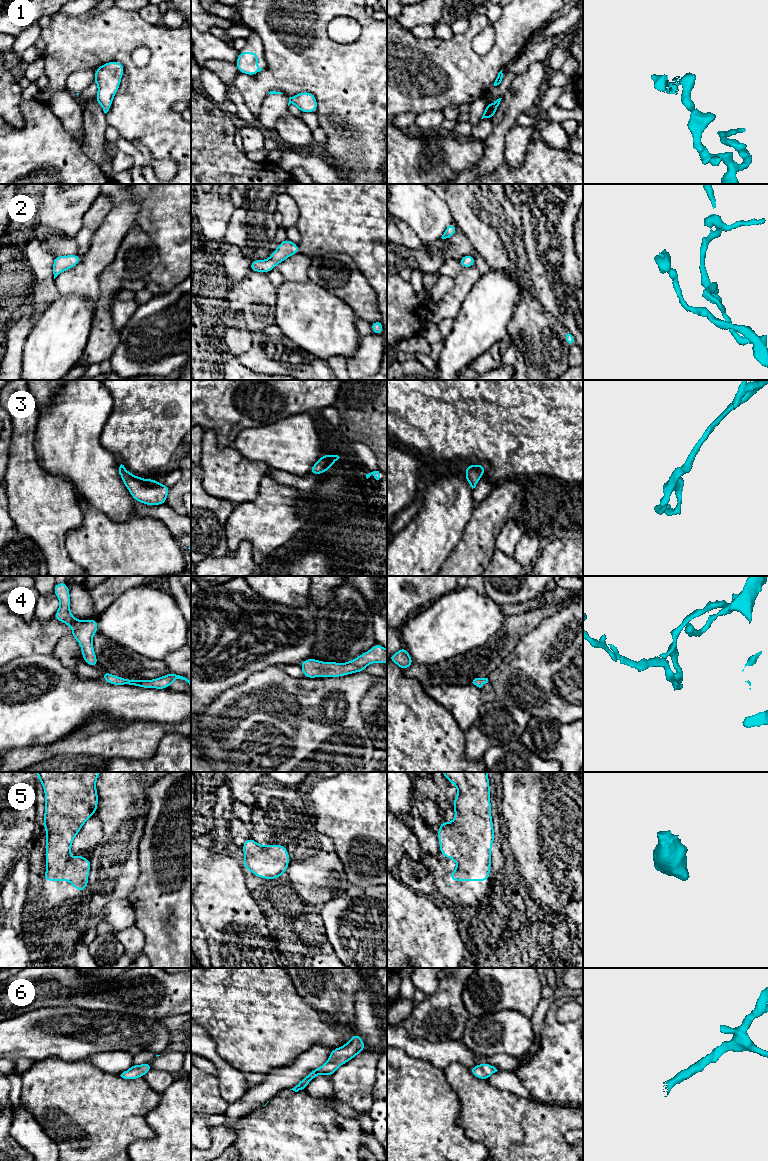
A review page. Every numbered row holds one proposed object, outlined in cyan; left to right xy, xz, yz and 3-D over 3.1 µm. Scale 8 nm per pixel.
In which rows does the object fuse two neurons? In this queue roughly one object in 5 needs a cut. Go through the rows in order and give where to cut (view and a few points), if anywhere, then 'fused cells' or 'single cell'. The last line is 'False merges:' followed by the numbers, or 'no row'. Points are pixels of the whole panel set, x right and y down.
1: xz (289, 98), (291, 102) | fused cells
2: no cut | single cell
3: no cut | single cell
4: no cut | single cell
5: no cut | single cell
6: no cut | single cell
False merges: 1

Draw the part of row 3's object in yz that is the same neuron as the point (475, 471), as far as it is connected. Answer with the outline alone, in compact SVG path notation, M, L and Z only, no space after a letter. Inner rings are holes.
M481 464L466 466L465 477L472 489L476 487L477 483L482 477L482 474L485 472L486 468Z

